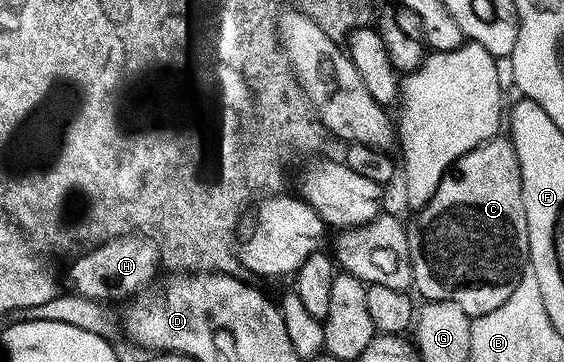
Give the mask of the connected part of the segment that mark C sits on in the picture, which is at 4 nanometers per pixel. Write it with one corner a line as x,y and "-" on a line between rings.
495,137
482,143
476,149
472,149
467,155
459,159
452,168
452,173
442,178
436,193
426,202
425,207
417,212
418,215
408,227
408,245
410,246
410,260
412,261
412,273
414,281
413,290
419,291
423,295
422,299
426,301
434,300
436,302
455,302
464,309
464,313
471,317
487,315
492,313
492,309
500,309
504,301
512,297
516,285
520,281
523,271
527,270
530,257
530,246
528,245
528,221
524,213
524,201
522,200
522,182
520,181
520,161
516,157
514,143
508,137

